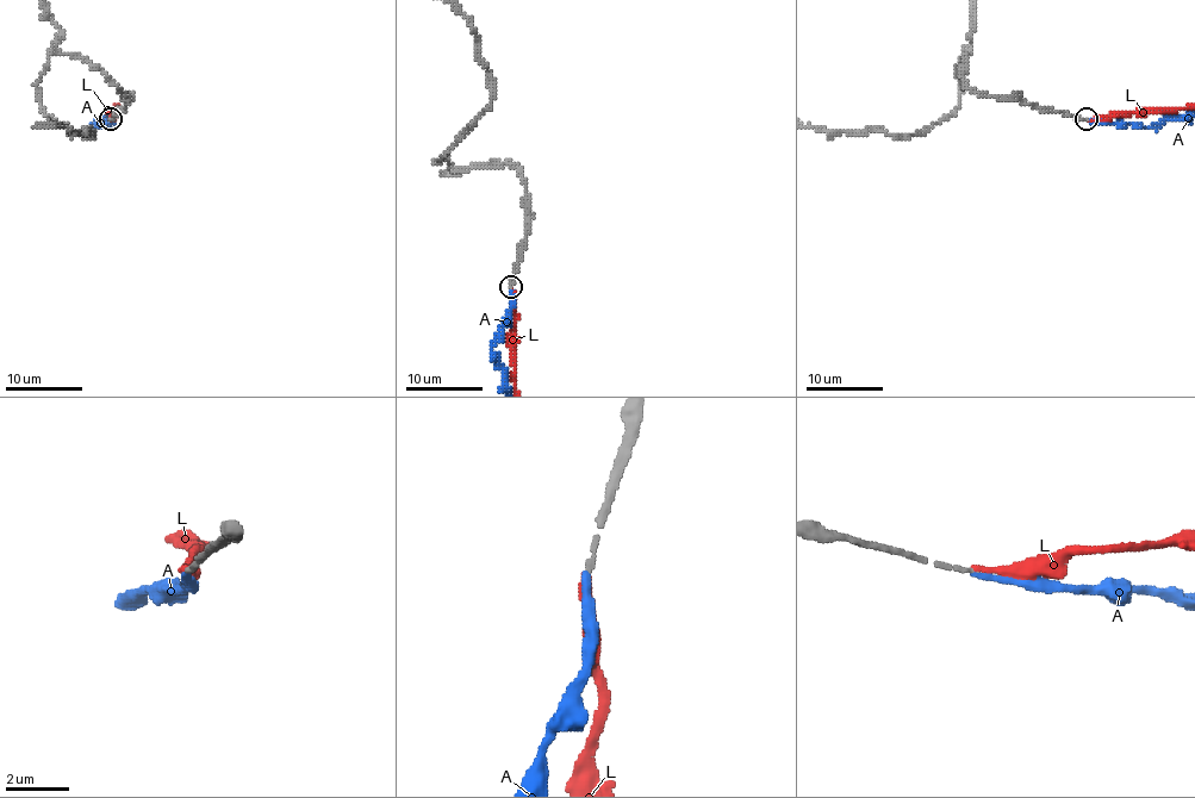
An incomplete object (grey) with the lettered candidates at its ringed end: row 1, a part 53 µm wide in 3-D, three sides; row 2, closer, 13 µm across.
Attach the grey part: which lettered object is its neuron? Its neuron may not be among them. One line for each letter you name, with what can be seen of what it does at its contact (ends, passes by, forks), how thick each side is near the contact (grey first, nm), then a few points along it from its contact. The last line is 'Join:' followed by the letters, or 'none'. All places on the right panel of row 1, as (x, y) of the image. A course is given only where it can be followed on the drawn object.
Join: none

